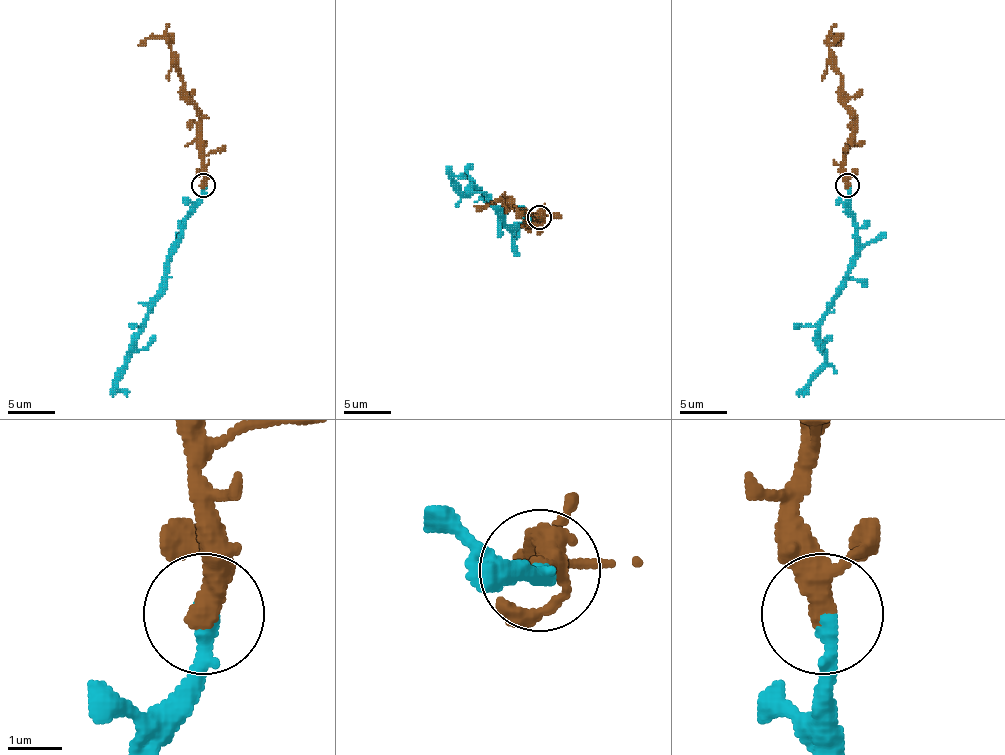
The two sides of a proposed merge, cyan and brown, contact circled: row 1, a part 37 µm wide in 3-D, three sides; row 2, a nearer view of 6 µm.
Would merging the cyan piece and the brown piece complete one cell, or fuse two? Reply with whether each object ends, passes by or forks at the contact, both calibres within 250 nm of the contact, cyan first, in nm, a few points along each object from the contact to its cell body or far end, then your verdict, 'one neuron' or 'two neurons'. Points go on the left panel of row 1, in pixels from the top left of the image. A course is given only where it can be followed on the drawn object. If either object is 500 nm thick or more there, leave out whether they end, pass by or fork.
cyan ends | brown passes by | 320/360 nm | cyan via (204, 186), (204, 197), (185, 221), (164, 286), (141, 326), (136, 349), (117, 382), (127, 396) | brown via (204, 186), (201, 113), (187, 97), (178, 57), (164, 38), (148, 38), (138, 45) | one neuron

